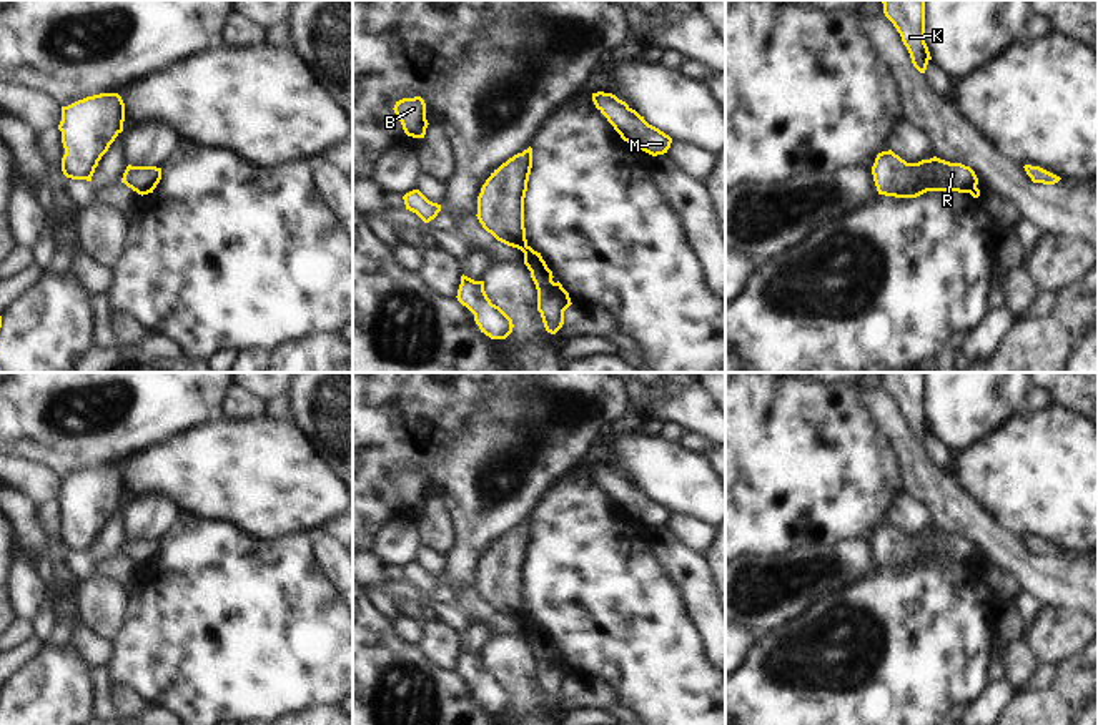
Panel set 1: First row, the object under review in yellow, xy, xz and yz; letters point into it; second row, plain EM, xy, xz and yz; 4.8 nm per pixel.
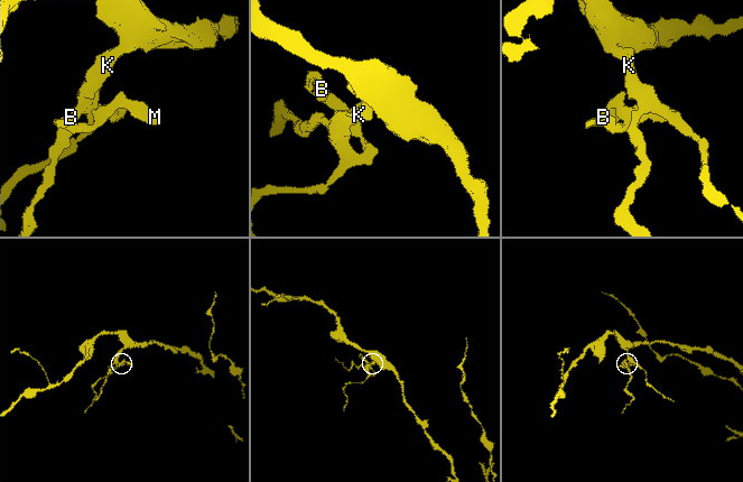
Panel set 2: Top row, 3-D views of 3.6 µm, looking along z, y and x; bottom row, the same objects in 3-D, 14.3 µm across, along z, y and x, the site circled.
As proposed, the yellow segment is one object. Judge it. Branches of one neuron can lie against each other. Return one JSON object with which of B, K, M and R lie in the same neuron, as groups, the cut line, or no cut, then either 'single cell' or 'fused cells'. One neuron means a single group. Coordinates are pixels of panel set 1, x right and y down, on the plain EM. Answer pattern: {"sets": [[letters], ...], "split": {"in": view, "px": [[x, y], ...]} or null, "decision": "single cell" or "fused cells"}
{"sets": [["B", "M", "R"], ["K"]], "split": {"in": "xz", "px": [[526, 616], [518, 621]]}, "decision": "fused cells"}

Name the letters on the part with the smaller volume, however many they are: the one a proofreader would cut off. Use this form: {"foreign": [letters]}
{"foreign": ["B", "M", "R"]}

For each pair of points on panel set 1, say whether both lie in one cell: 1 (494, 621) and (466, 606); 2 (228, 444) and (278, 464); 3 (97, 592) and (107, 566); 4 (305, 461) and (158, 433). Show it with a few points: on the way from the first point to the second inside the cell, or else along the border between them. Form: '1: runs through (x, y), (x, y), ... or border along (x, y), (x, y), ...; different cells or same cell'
1: runs through (488, 616), (473, 606); same cell
2: runs through (240, 456), (248, 464), (267, 464); same cell
3: border along (95, 571), (127, 587); different cells
4: border along (215, 419), (205, 421), (143, 453); different cells

